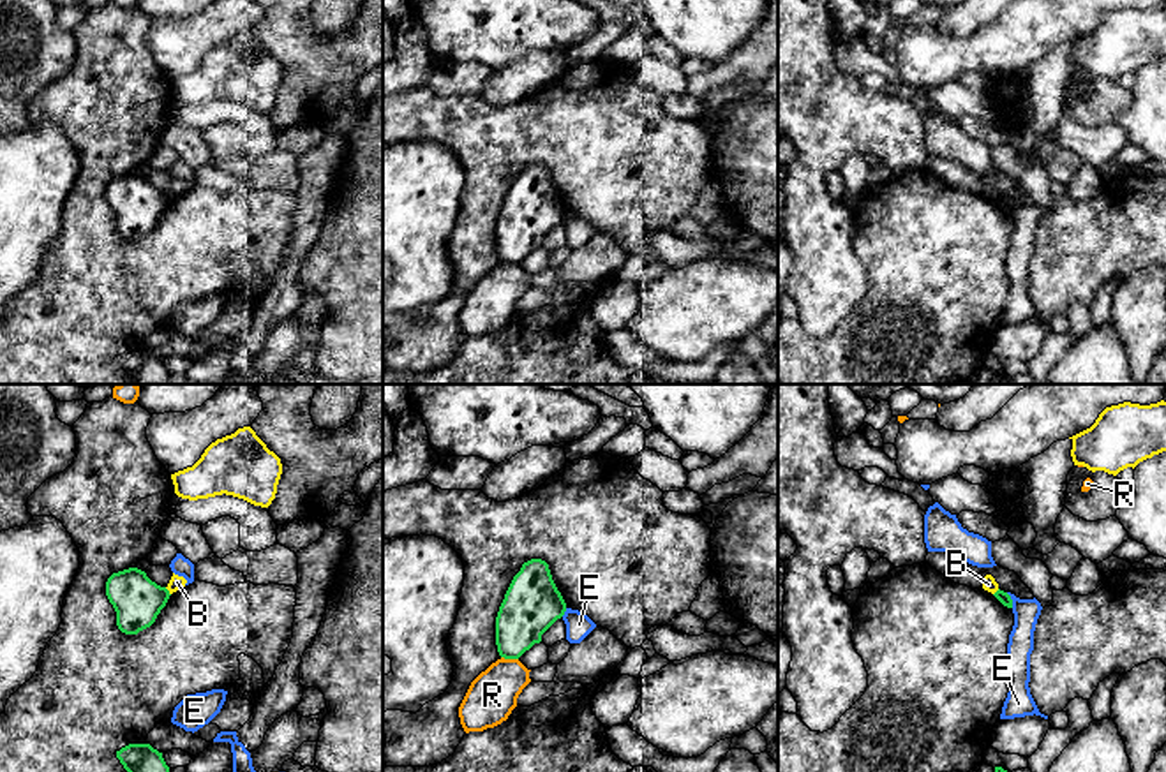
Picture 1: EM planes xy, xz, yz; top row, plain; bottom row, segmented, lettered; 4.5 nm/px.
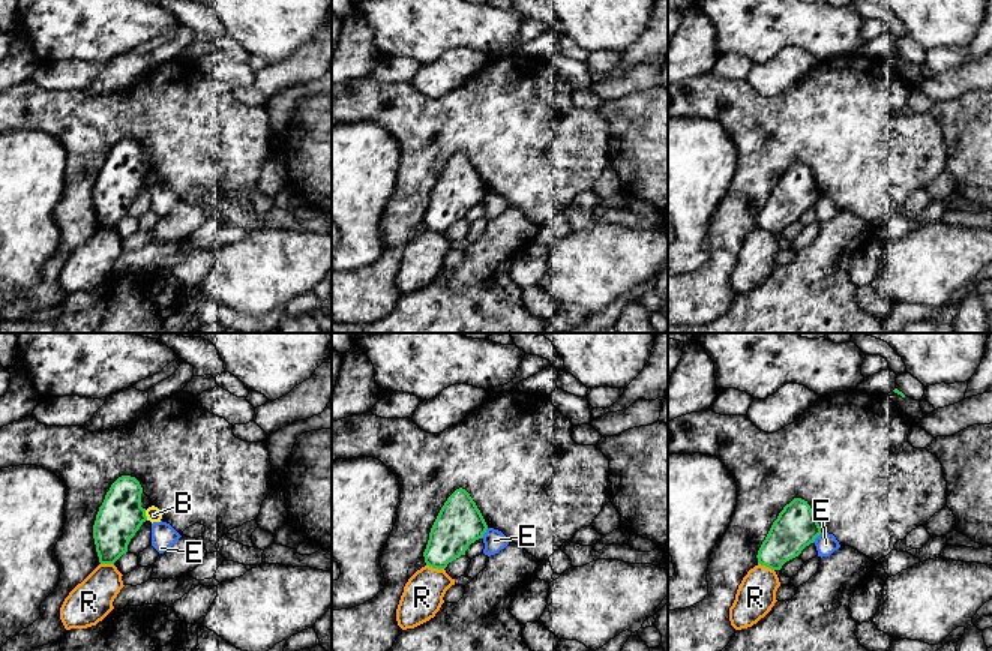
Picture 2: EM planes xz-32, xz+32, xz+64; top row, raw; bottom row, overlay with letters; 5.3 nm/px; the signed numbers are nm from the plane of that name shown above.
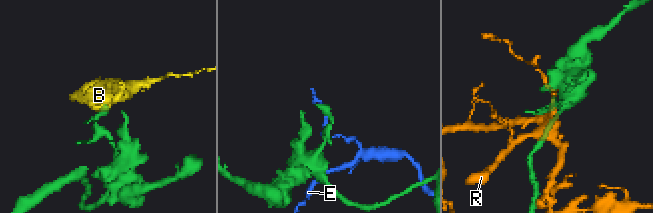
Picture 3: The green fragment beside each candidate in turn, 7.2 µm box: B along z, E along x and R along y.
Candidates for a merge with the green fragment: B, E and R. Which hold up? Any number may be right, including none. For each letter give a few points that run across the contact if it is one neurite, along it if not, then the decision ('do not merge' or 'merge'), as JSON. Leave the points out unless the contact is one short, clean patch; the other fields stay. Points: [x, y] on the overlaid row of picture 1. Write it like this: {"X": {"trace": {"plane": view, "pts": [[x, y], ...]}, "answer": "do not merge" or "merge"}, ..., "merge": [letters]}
{"B": {"trace": {"plane": "xy", "pts": [[164, 587], [170, 594]]}, "answer": "do not merge"}, "E": {"answer": "do not merge"}, "R": {"answer": "do not merge"}, "merge": []}

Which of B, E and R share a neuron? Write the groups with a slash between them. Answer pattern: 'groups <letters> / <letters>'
groups B / E / R

